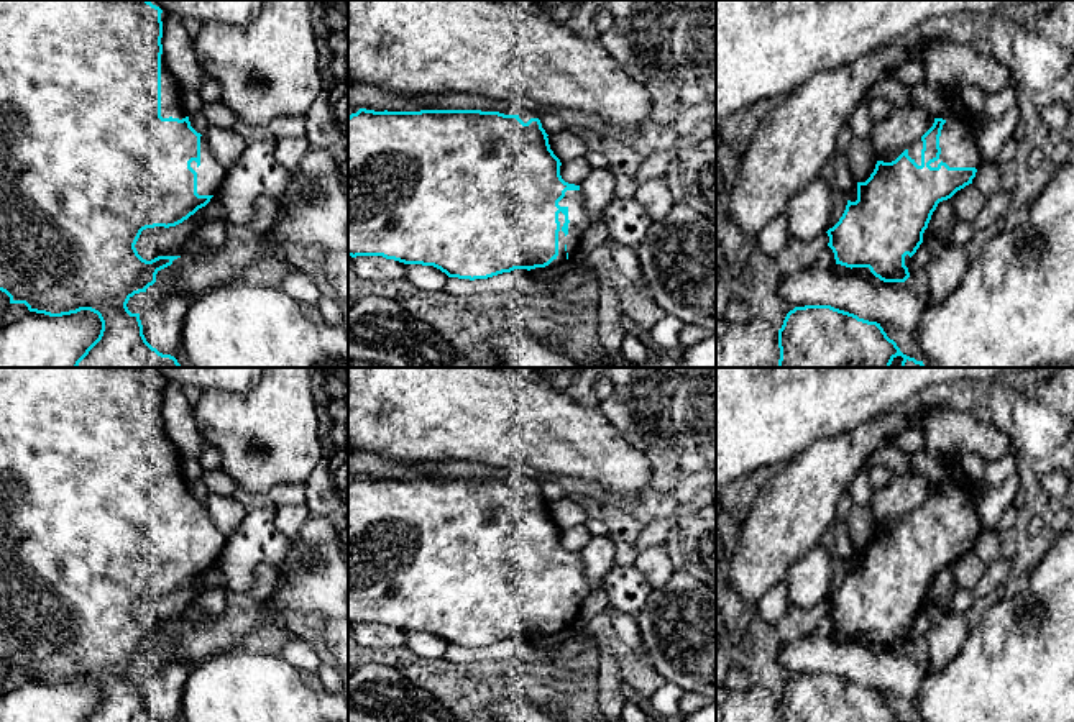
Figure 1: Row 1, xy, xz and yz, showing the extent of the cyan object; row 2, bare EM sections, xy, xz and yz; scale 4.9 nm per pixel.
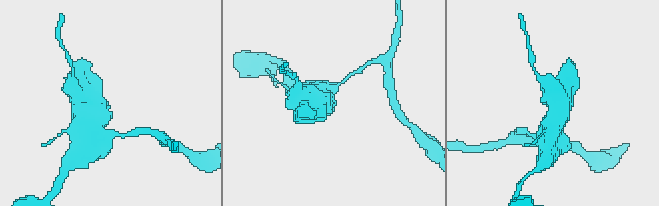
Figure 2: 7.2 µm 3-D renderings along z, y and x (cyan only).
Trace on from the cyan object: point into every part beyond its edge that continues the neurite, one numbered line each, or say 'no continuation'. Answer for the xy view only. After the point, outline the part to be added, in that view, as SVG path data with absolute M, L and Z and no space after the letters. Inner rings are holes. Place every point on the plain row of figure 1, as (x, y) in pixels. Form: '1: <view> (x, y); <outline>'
1: xy (171, 473); M164 420L161 422L161 484L163 486L186 486L187 481L182 476L181 468L182 455L176 448L176 445L169 440L164 427Z

